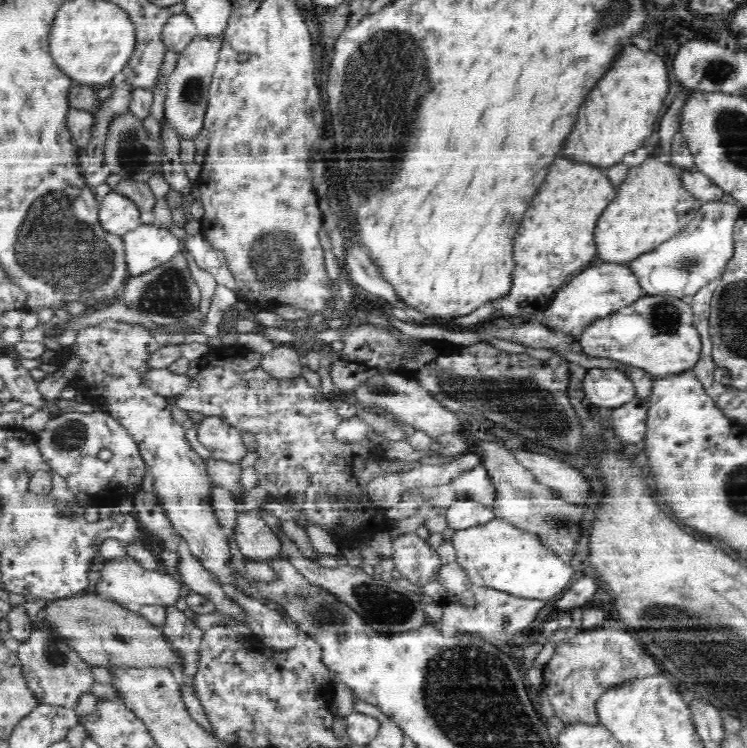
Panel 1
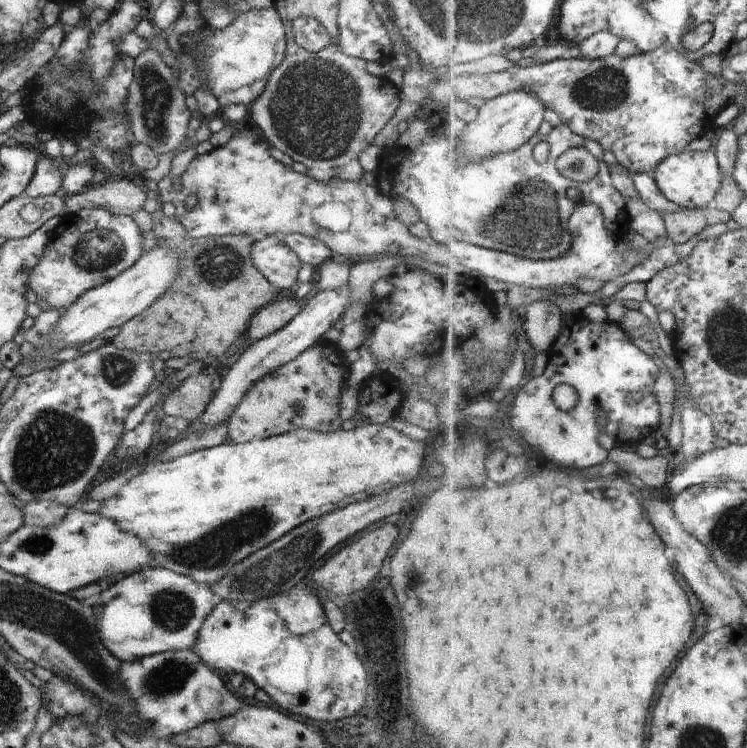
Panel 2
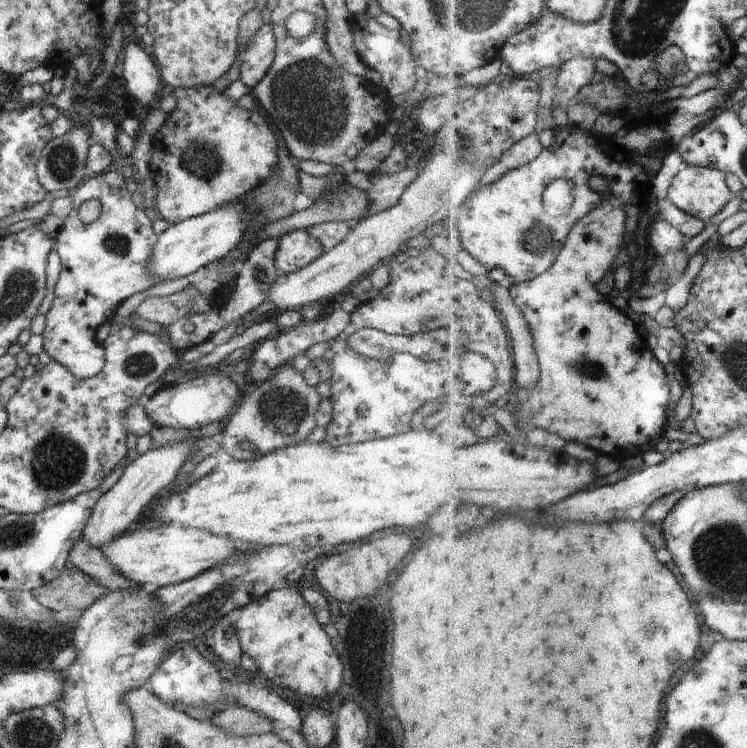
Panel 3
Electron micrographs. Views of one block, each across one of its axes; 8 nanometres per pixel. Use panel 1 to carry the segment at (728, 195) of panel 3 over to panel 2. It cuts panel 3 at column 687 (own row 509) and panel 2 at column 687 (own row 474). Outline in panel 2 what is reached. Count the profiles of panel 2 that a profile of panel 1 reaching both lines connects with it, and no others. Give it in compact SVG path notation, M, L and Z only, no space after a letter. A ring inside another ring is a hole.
M688 151L667 158L654 174L662 192L676 204L684 208L705 209L715 204L723 185L723 173L720 170L717 151Z

